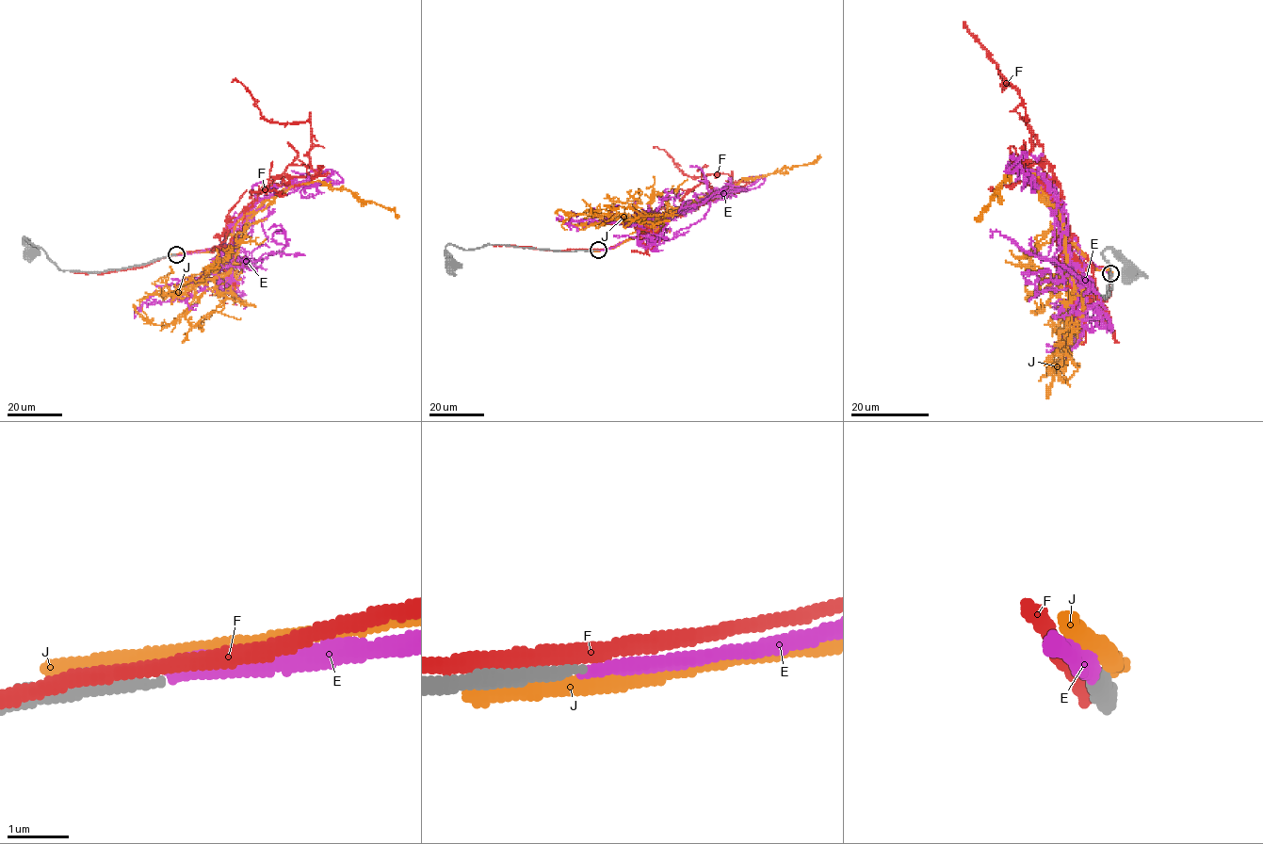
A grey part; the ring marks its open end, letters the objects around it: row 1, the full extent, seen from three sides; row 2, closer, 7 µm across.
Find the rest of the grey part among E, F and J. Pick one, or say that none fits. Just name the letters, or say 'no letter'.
E

